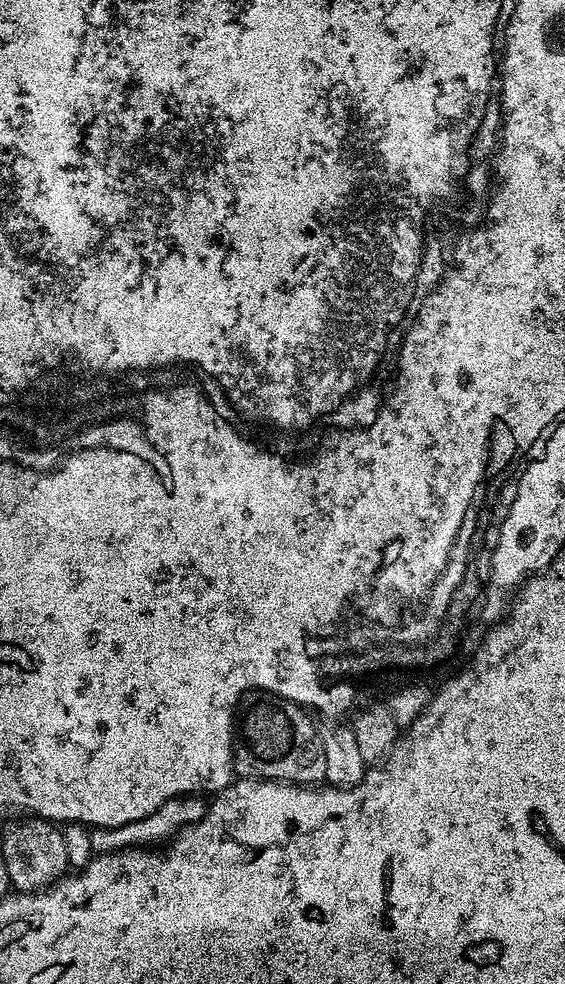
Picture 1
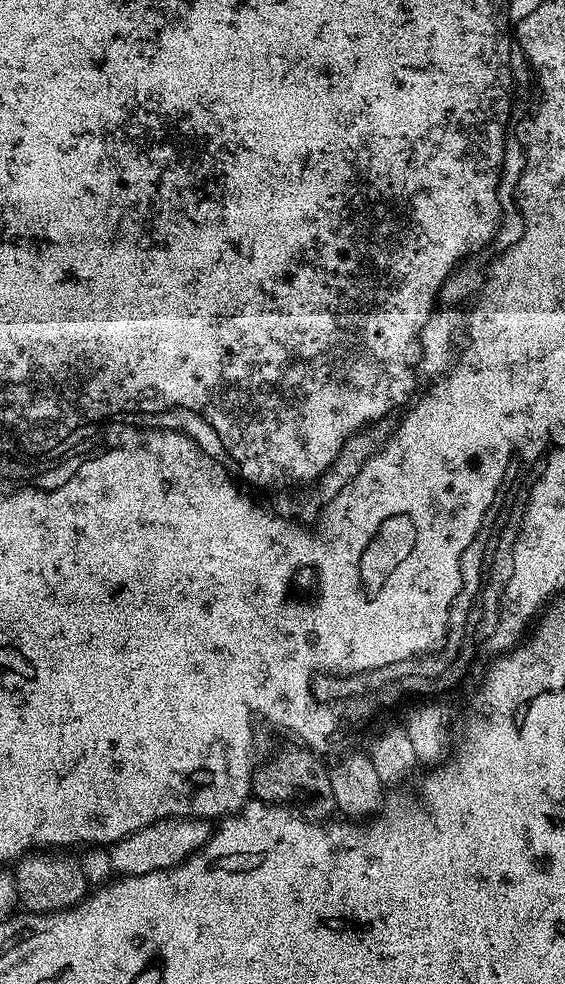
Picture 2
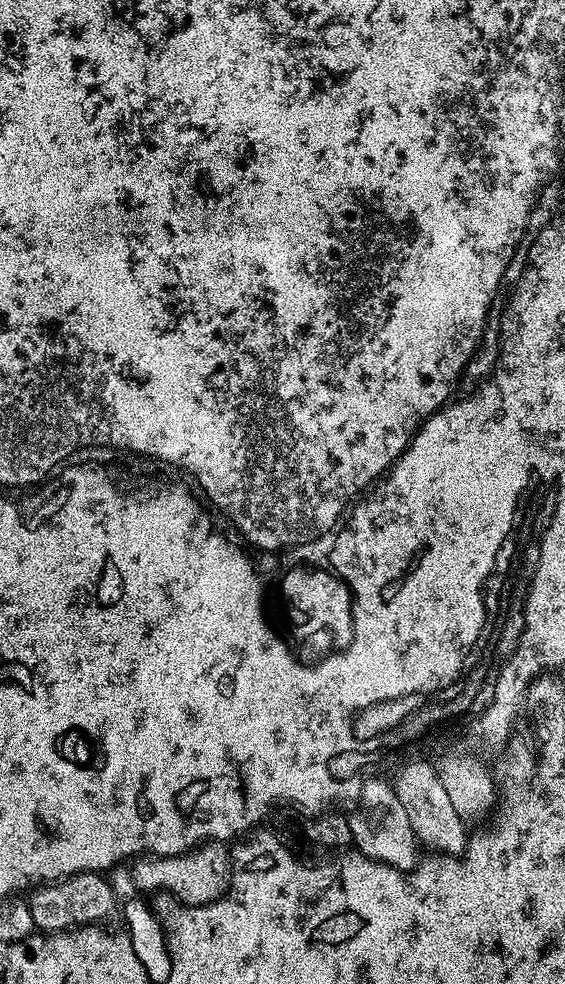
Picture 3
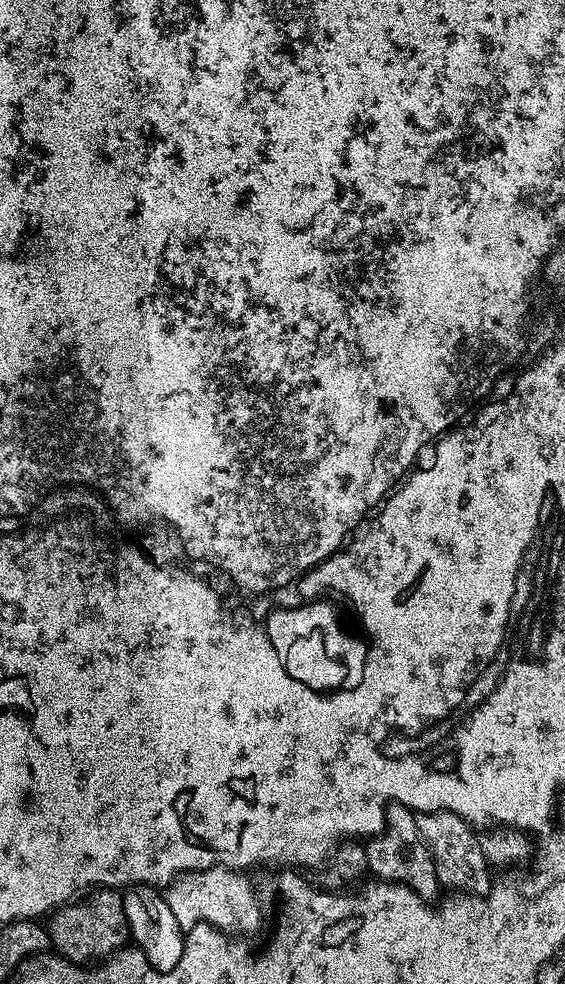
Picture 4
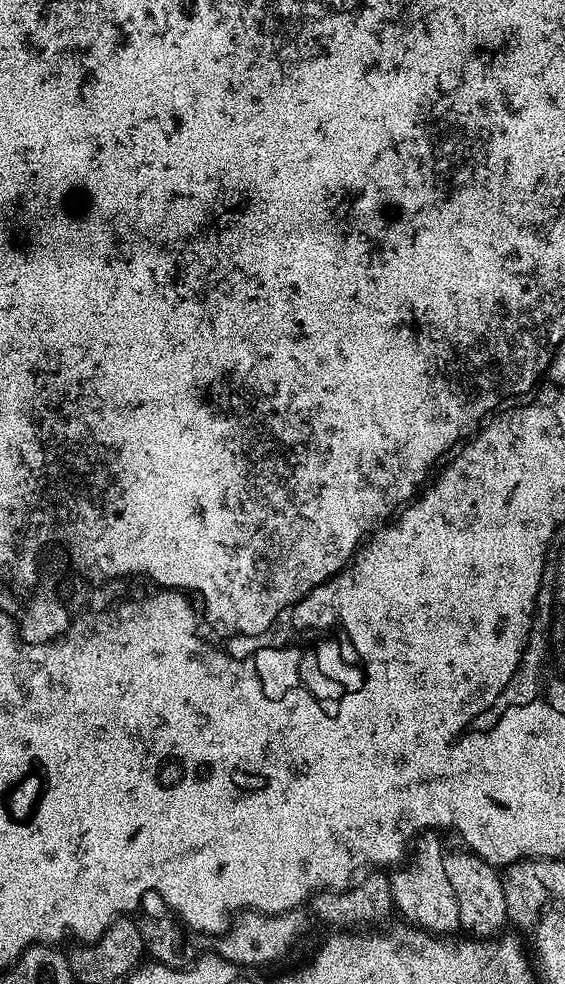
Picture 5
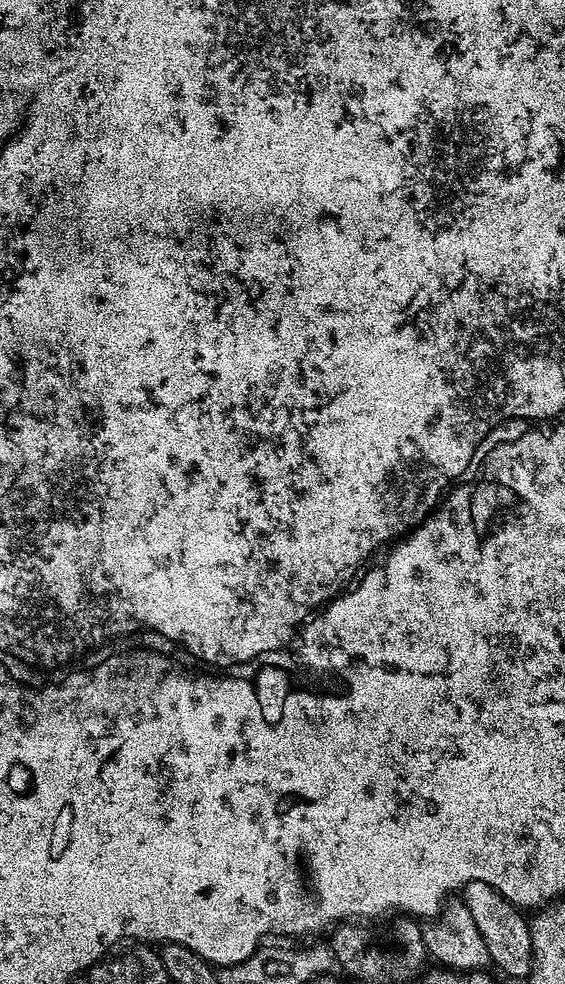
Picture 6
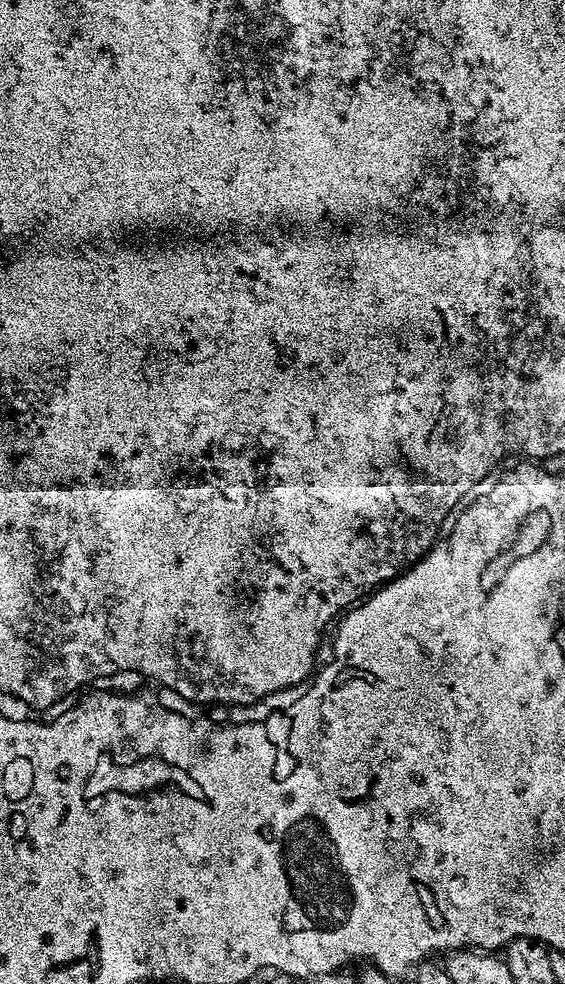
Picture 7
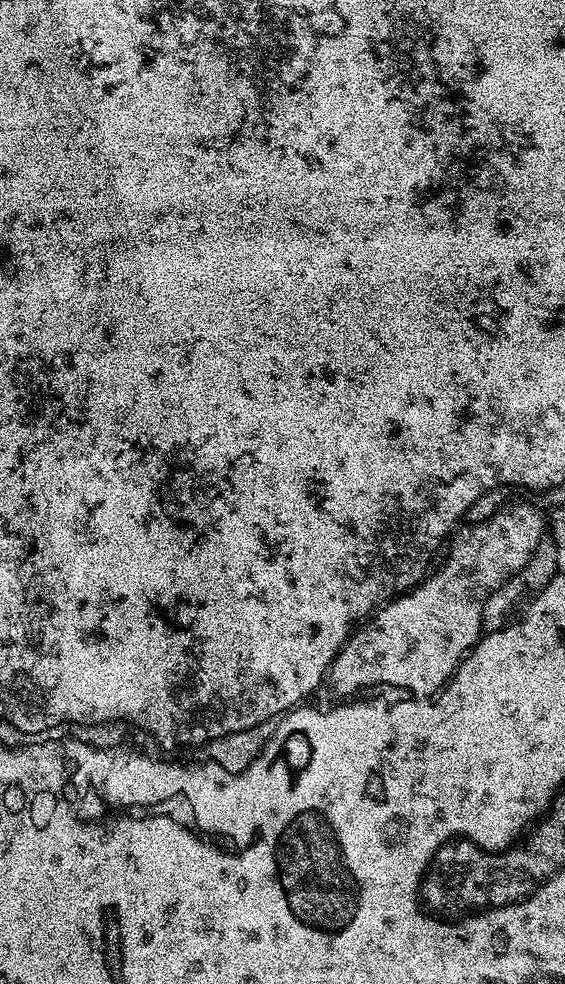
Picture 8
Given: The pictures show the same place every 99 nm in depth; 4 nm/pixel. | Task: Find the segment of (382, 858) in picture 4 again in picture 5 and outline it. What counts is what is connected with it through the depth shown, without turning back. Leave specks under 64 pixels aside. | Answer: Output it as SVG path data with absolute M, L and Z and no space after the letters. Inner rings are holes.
M424 834L415 845L416 857L409 868L400 866L391 873L392 903L397 913L401 912L407 923L423 928L433 934L452 934L455 928L461 927L458 898L454 898L454 889L450 886L450 878L446 878L444 857L446 848L440 845L436 834Z

